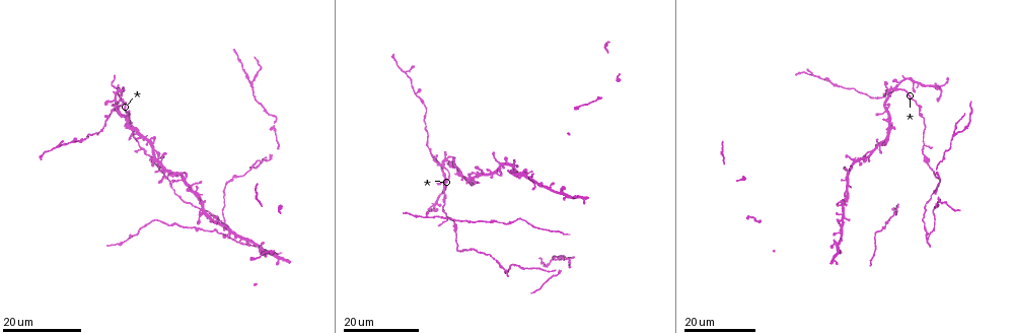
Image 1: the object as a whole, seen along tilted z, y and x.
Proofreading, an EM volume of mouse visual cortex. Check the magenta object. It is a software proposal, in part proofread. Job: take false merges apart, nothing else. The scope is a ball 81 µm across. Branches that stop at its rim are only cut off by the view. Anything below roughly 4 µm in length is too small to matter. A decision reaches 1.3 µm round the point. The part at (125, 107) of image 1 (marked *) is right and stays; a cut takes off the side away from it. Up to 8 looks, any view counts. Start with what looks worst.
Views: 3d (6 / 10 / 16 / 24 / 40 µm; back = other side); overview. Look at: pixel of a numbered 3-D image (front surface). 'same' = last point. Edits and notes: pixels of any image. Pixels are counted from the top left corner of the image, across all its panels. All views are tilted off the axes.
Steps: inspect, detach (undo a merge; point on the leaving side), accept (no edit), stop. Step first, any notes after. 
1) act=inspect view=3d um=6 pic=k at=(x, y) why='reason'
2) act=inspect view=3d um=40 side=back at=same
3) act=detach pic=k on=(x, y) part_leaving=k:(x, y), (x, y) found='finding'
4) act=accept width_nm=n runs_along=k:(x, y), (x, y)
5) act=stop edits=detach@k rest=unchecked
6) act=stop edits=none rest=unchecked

act=inspect view=3d um=16 pic=1 at=(250, 82)

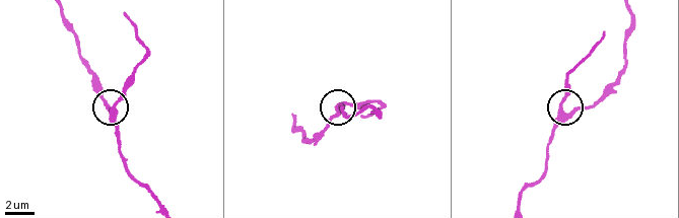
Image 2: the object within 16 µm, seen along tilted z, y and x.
act=inspect view=3d um=10 pic=2 at=(570, 116)

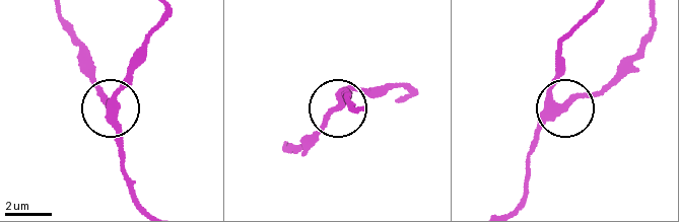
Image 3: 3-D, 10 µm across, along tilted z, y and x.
act=accept runs_along=3:(519, 202), (533, 141), (563, 109), (548, 90), (555, 68) found='all the same neuron'

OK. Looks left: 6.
act=inspect view=3d um=16 pic=1 at=(834, 245) why='three arms meet'

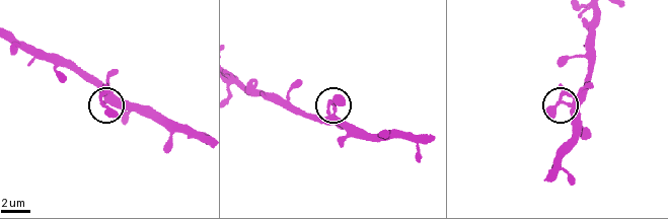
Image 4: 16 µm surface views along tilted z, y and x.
act=inspect view=3d um=10 pic=4 at=(330, 111)

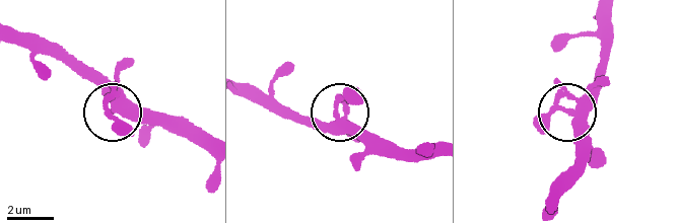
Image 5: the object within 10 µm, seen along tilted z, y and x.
act=accept runs_along=5:(19, 32), (44, 40), (89, 71), (114, 110), (158, 115) found='continuous, no second neuron'

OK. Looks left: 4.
act=inspect view=3d um=24 pic=1 at=(231, 230) why='three arms meet'

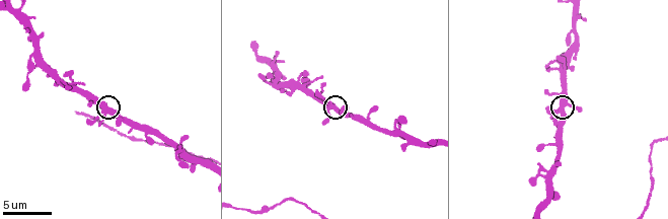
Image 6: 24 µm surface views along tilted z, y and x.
act=inspect view=3d um=10 pic=6 at=(566, 102)

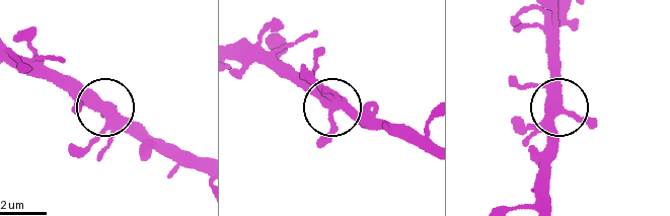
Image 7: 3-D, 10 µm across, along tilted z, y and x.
act=accept side_arm_um=49 arms=3 found='all the same neuron'

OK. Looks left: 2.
act=inspect view=3d um=16 pic=6 at=(147, 130) why='two arms in line, one across'

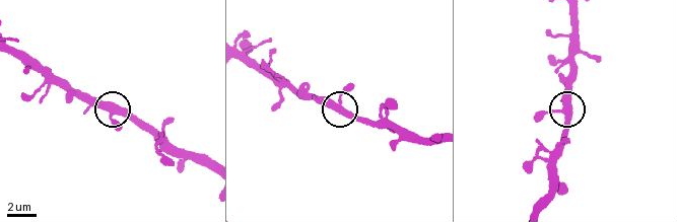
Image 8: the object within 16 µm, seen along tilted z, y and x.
act=accept arms=3 runs_along=8:(15, 48), (66, 88), (98, 99), (142, 123) found='one neuron here'

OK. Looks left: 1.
act=stop edits=none rest=unchecked

